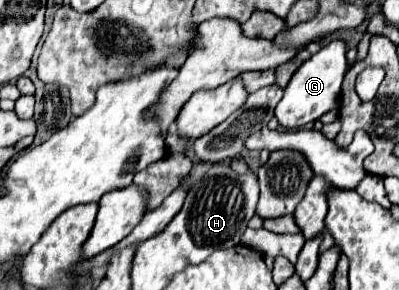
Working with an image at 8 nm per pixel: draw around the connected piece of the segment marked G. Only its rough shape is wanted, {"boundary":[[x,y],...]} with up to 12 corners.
{"boundary":[[345,40],[299,66],[275,116],[297,130],[339,108]]}

